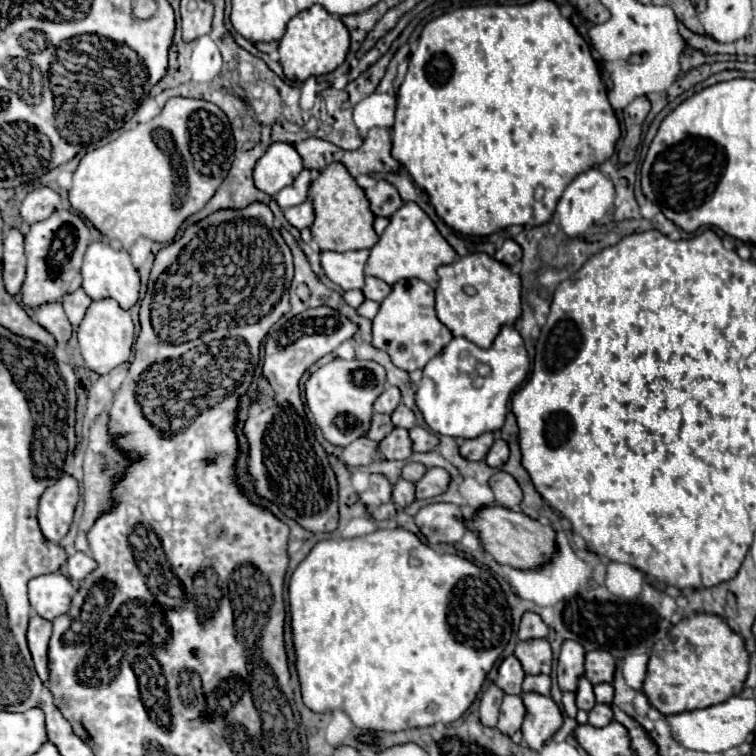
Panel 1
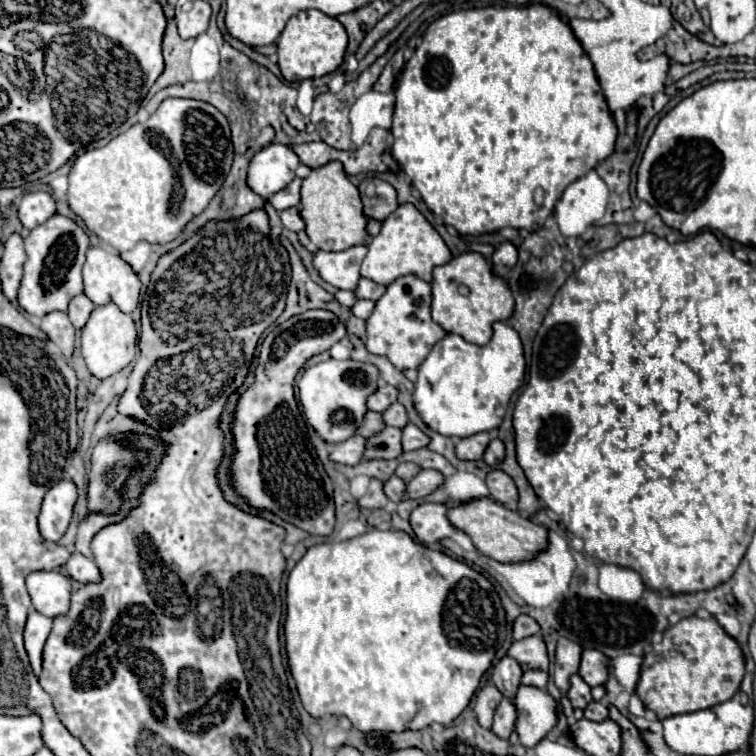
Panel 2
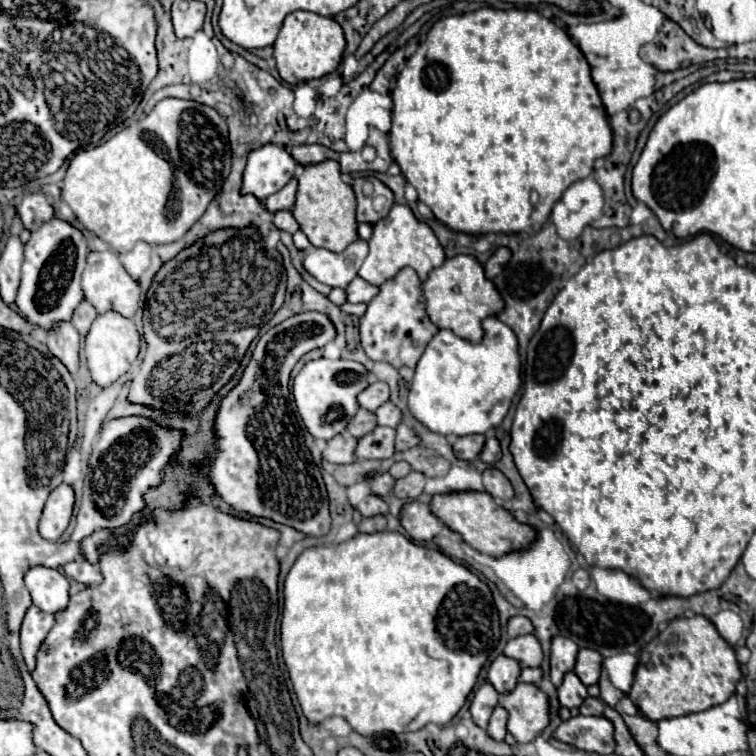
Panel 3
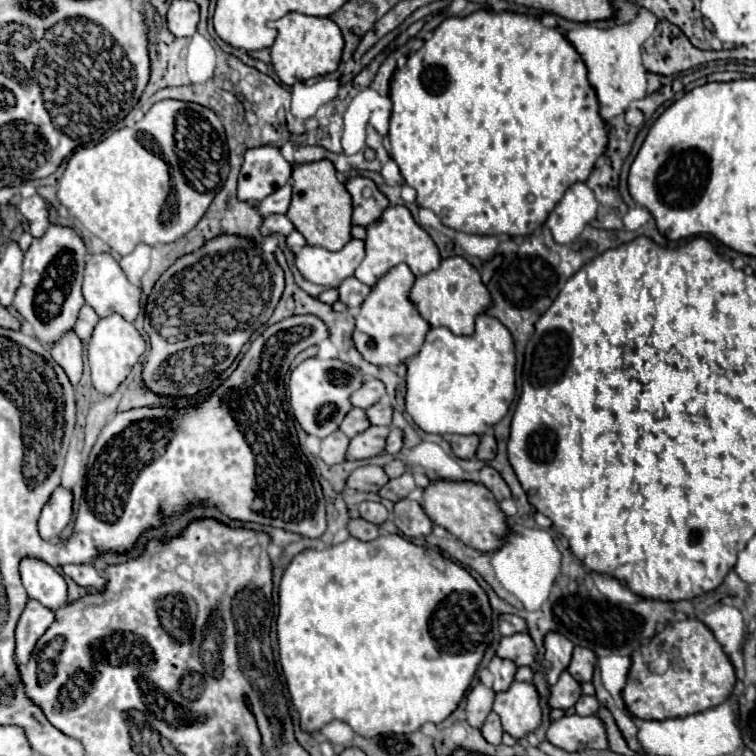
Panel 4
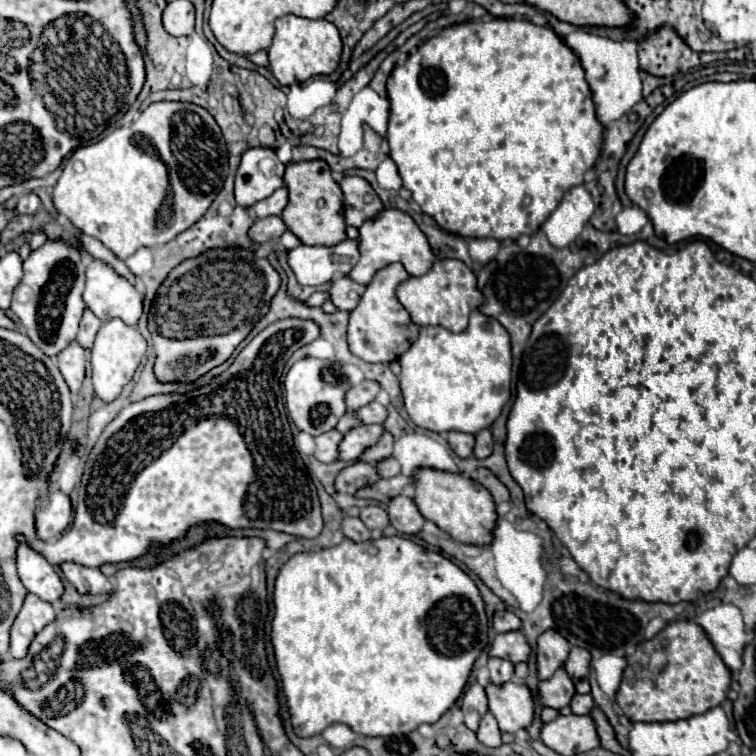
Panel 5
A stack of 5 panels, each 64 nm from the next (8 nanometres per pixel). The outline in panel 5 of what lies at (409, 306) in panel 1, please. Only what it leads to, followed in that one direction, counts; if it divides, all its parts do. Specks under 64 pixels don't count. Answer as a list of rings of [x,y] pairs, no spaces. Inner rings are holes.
[[[390,264],[390,266],[382,268],[372,278],[372,282],[366,286],[366,292],[364,292],[360,304],[350,312],[348,344],[350,344],[350,350],[364,362],[390,364],[390,362],[398,360],[416,342],[420,326],[412,322],[408,310],[396,298],[398,284],[402,284],[408,278],[410,278],[410,274],[404,270],[402,264]]]

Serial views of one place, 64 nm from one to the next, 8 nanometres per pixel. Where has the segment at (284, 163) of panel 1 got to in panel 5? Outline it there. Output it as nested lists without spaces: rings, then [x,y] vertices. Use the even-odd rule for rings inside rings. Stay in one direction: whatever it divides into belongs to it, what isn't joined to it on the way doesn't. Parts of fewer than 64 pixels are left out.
[[[272,148],[246,150],[236,172],[236,202],[250,208],[252,204],[268,198],[276,188],[284,186],[284,170],[286,164],[278,160]]]

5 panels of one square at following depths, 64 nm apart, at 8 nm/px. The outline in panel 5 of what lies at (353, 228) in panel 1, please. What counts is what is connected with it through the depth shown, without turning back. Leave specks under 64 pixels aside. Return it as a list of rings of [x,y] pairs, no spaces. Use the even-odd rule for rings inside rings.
[[[324,160],[290,162],[286,166],[284,182],[290,190],[290,202],[282,212],[282,218],[288,224],[288,228],[302,240],[302,244],[336,246],[338,242],[346,240],[344,194],[332,178],[332,170]]]

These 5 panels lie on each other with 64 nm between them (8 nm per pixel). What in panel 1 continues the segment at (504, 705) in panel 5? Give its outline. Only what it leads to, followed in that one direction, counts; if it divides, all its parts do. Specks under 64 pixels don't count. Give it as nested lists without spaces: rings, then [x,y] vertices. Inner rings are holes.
[[[536,692],[522,694],[526,704],[526,718],[522,724],[522,734],[532,750],[540,750],[562,726],[562,712],[550,696]]]

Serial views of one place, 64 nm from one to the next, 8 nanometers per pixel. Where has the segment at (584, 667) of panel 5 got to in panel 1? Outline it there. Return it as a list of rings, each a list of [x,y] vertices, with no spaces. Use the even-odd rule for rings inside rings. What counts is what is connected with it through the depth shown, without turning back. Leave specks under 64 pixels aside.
[[[594,650],[586,654],[586,678],[592,684],[612,682],[616,670],[616,658],[610,652]]]

